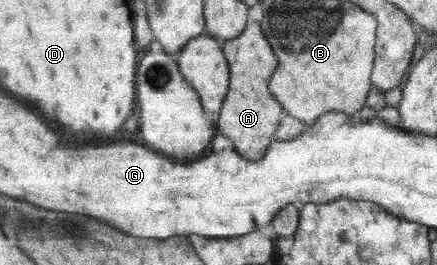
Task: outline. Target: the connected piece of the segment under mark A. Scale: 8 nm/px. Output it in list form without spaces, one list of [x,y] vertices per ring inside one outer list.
[[[247,21],[246,30],[238,37],[222,42],[231,70],[231,83],[220,115],[215,117],[219,132],[234,141],[235,149],[248,160],[259,161],[267,154],[273,143],[275,132],[283,121],[282,105],[269,87],[279,65],[273,45],[264,32],[260,22]]]

